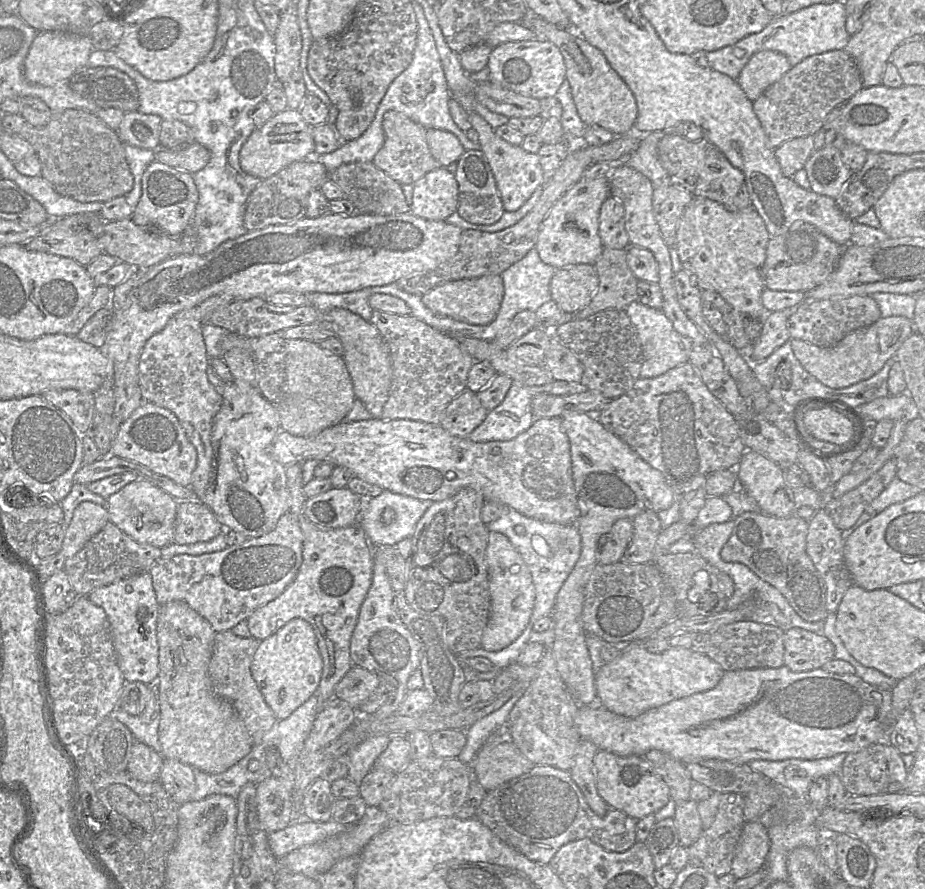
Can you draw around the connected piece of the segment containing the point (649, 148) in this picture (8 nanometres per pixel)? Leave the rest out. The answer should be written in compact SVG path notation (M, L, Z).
M653 131L642 136L640 144L624 164L647 177L654 189L669 177L658 158L658 143L670 131Z

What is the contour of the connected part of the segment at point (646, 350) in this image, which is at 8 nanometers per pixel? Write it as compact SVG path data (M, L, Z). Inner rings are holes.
M635 301L625 308L625 312L634 325L641 343L643 355L641 378L654 378L689 362L685 339L673 328L671 321L661 309L649 308Z

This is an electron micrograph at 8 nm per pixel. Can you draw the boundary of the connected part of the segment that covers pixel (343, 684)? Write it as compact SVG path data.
M354 665L336 686L335 697L358 709L380 684L375 673Z

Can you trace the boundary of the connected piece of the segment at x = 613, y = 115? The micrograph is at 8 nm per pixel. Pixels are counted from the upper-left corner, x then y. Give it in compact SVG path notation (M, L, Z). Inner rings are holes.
M540 17L529 18L527 24L538 38L552 42L560 50L573 101L584 124L600 126L615 136L633 132L638 115L636 99L628 85L612 69L604 54L573 30L555 26Z

